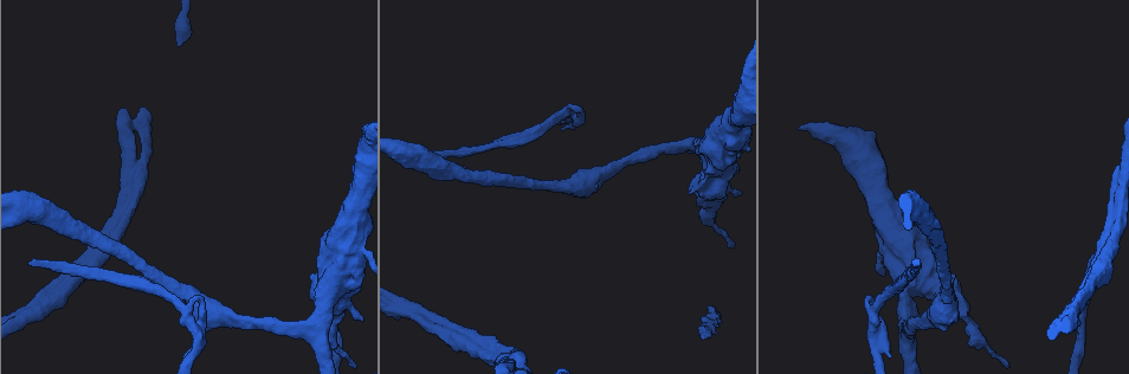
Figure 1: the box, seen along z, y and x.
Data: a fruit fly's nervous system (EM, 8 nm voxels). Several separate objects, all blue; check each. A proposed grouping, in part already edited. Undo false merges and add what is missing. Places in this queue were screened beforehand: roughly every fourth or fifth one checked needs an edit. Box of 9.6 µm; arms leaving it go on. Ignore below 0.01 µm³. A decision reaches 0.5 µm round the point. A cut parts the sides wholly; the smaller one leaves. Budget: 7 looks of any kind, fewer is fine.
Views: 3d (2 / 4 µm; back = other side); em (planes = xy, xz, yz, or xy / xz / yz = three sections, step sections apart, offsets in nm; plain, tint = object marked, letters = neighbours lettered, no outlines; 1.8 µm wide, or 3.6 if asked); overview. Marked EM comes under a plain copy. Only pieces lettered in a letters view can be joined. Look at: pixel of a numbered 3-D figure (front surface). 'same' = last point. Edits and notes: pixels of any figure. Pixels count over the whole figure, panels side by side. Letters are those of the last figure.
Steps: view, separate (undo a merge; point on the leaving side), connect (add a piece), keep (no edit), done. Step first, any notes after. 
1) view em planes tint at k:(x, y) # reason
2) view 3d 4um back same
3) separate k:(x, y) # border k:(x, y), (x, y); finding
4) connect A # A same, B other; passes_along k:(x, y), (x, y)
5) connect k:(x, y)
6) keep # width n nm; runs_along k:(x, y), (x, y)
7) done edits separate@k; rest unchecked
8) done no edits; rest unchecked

view em planes letters at 1:(141, 176) # an open end

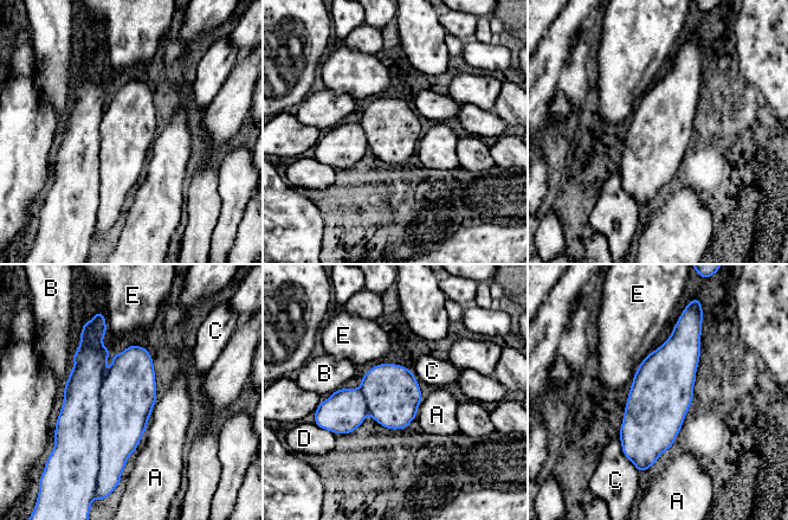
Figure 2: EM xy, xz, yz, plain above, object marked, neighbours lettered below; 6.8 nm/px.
separate 2:(127, 400) # A other, B other, C other, D other, E other; border 2:(104, 376), (99, 389), (97, 473); a second neuron is stuck on

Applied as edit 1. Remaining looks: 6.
view em planes letters at 1:(703, 339) # free end

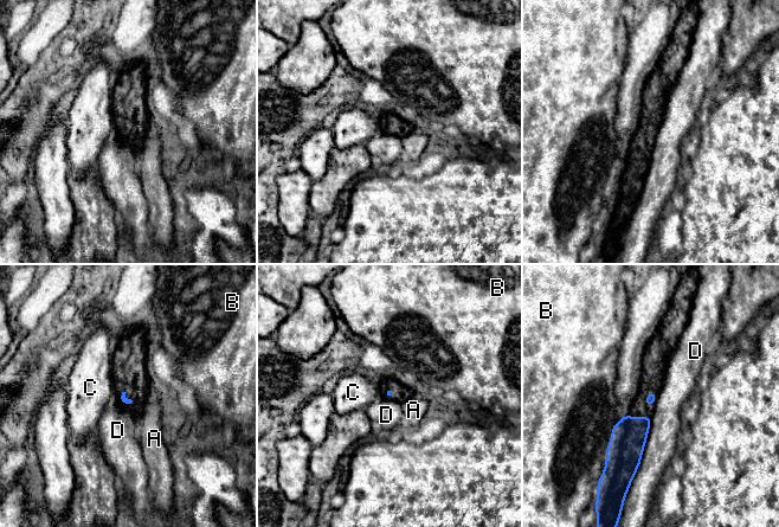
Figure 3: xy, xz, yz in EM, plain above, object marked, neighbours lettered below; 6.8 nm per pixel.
keep # A other, B other, C other, D other; border 3:(652, 418), (642, 460), (633, 476); none of them fits

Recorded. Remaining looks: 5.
view 3d 2um at 1:(919, 264) # an open end

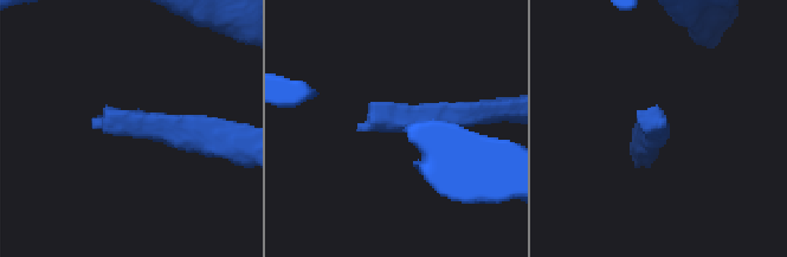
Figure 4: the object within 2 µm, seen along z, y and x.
view em xz step 4 tint at 4:(357, 128)

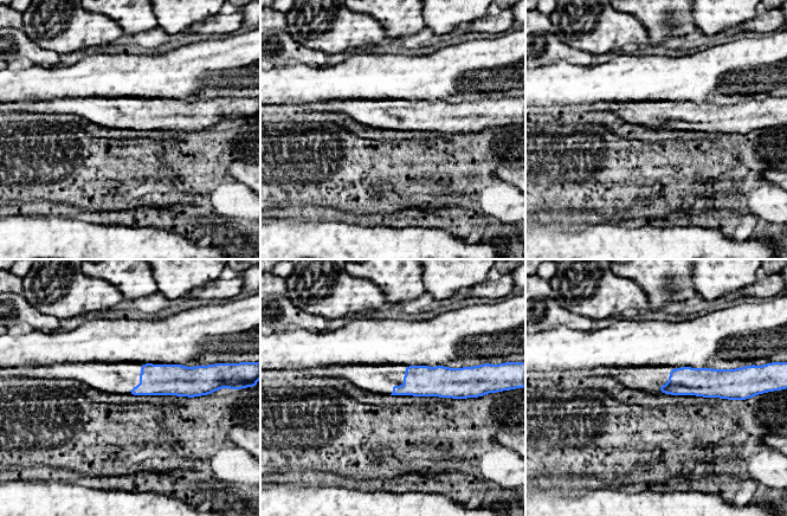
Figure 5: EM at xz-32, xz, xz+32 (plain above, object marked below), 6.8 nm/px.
view em planes letters same

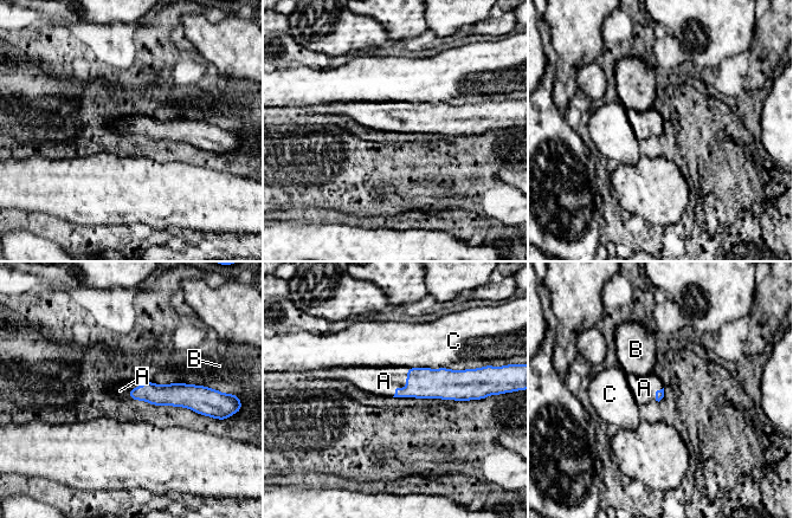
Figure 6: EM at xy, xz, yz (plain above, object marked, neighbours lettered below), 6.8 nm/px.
connect A # longest_contact C 440 nm; A same, B other, C other; passes_along 6:(444, 383), (407, 386), (384, 381); it goes on there

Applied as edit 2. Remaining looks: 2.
done edits separate@2, connect@6; rest unchecked

